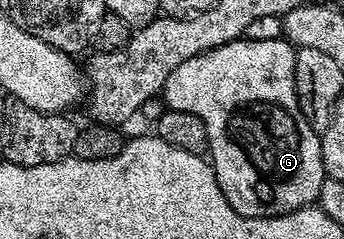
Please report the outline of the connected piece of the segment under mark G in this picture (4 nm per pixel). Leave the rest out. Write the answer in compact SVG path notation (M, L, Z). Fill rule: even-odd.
M281 37L270 41L235 39L218 49L210 49L190 61L182 61L170 77L162 98L173 111L194 113L206 125L207 154L218 185L232 208L242 217L269 219L288 215L299 207L313 206L319 200L326 178L320 135L308 124L302 113L294 85L296 47Z

